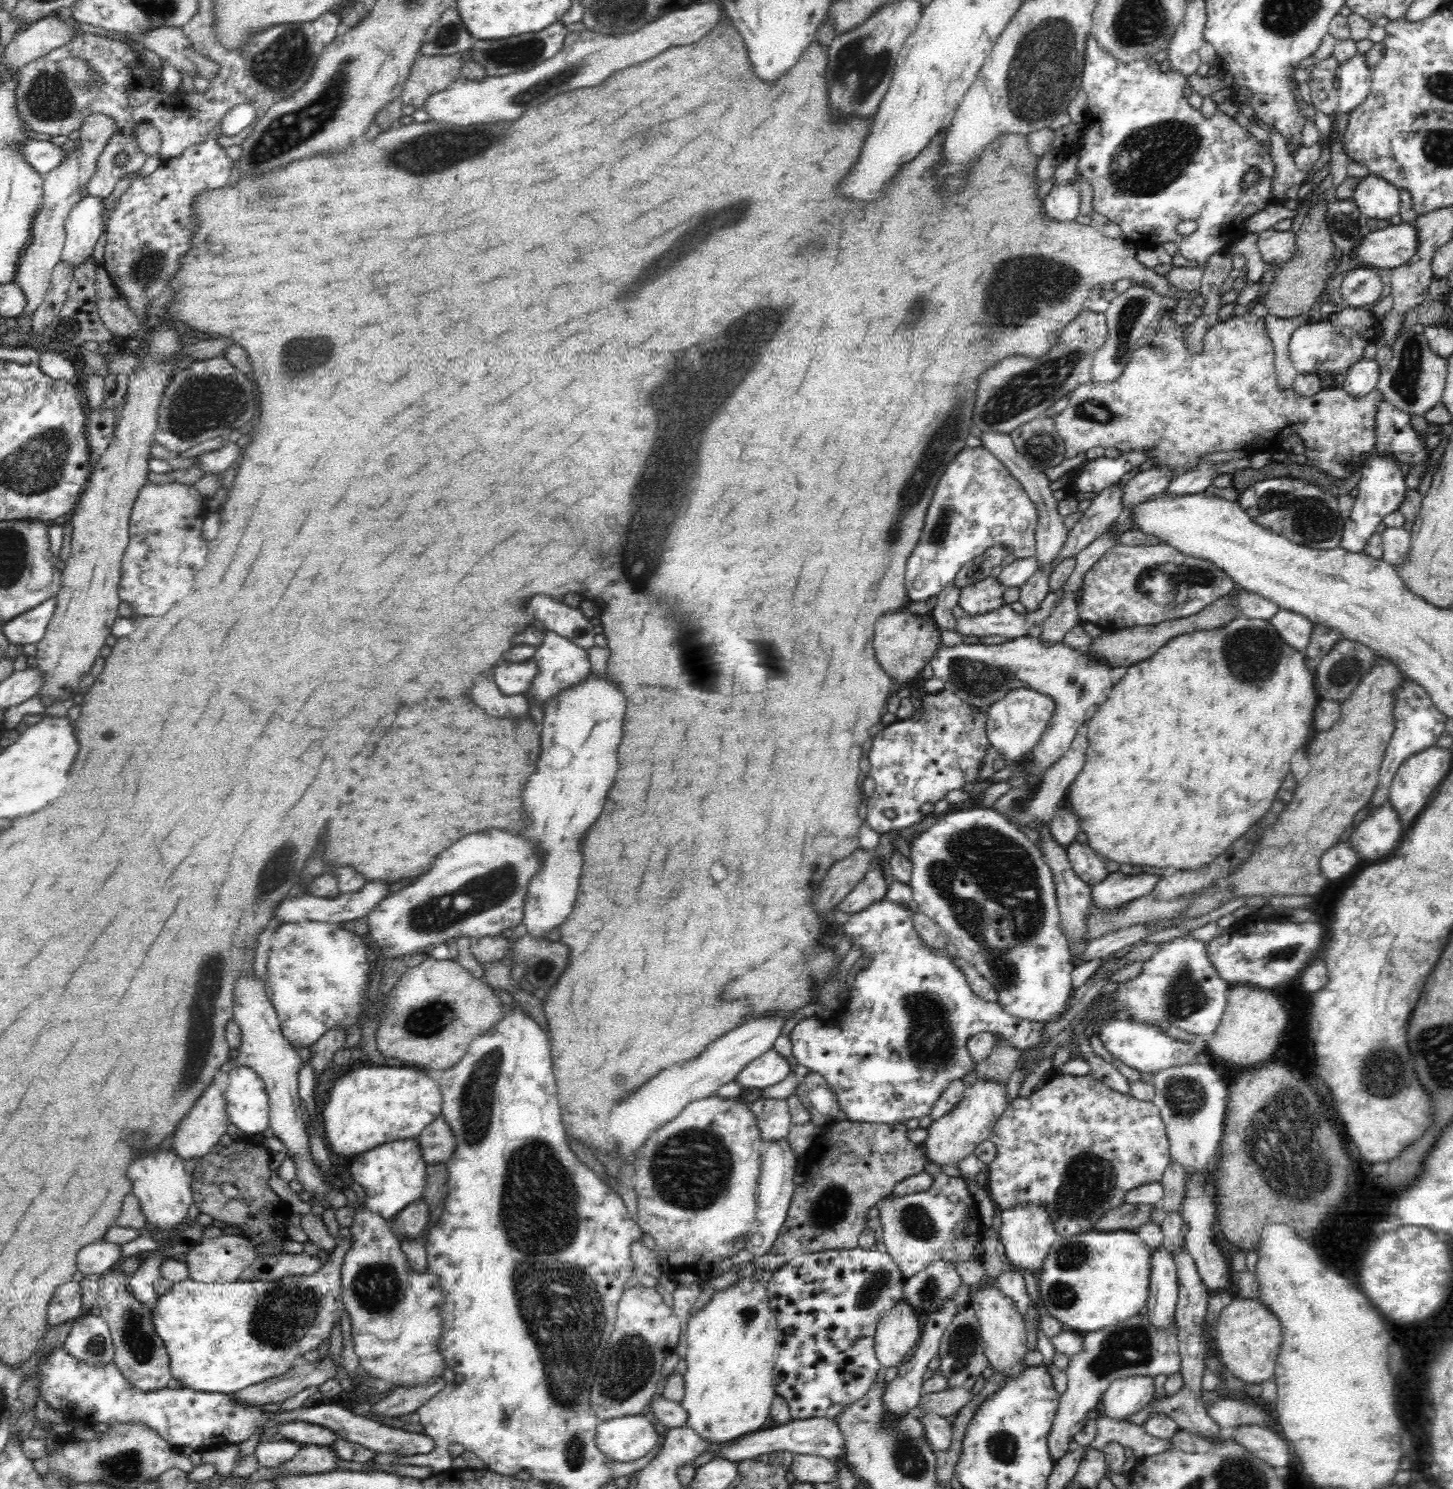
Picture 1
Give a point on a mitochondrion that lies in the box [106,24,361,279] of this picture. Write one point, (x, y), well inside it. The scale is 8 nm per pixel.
(279, 66)

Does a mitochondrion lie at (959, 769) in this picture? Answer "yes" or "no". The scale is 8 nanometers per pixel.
no

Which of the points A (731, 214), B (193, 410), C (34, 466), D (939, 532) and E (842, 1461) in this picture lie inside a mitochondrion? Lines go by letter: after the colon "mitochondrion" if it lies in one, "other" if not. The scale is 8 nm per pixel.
A: mitochondrion
B: mitochondrion
C: mitochondrion
D: mitochondrion
E: other

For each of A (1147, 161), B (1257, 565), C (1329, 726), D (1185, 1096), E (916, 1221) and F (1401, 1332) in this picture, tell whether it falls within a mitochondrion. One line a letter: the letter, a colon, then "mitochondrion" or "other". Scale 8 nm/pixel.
A: mitochondrion
B: other
C: other
D: mitochondrion
E: mitochondrion
F: other

